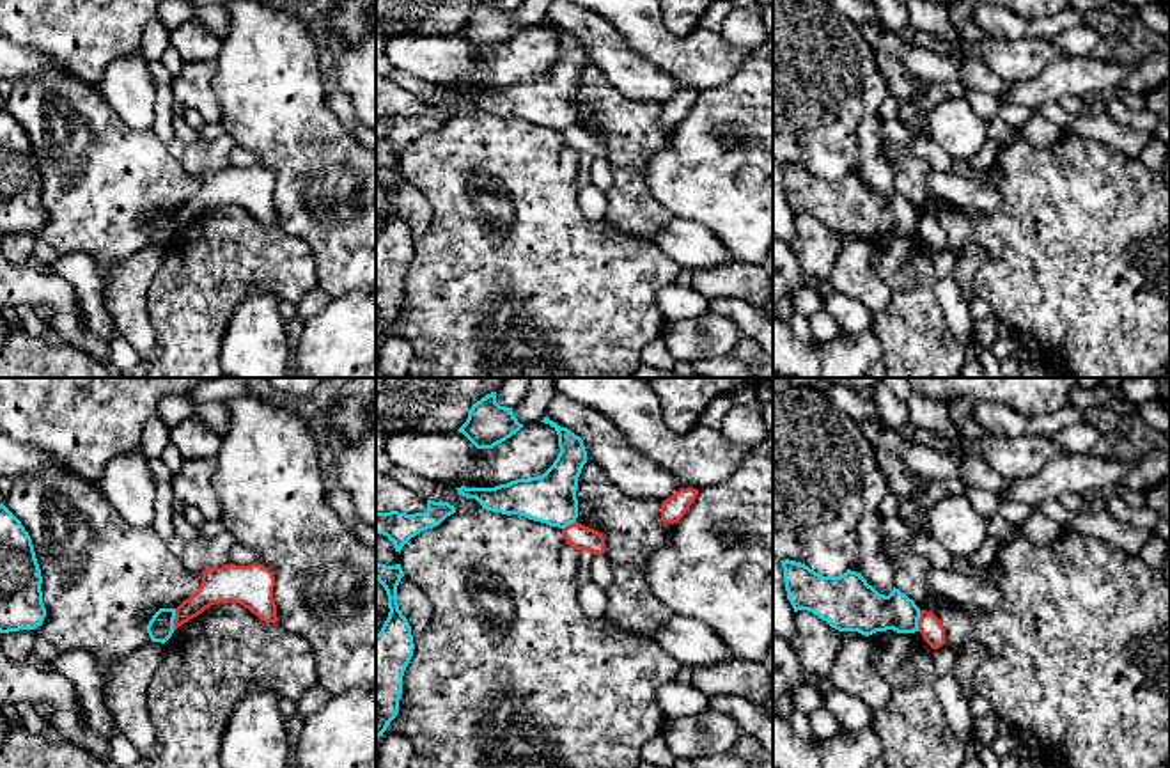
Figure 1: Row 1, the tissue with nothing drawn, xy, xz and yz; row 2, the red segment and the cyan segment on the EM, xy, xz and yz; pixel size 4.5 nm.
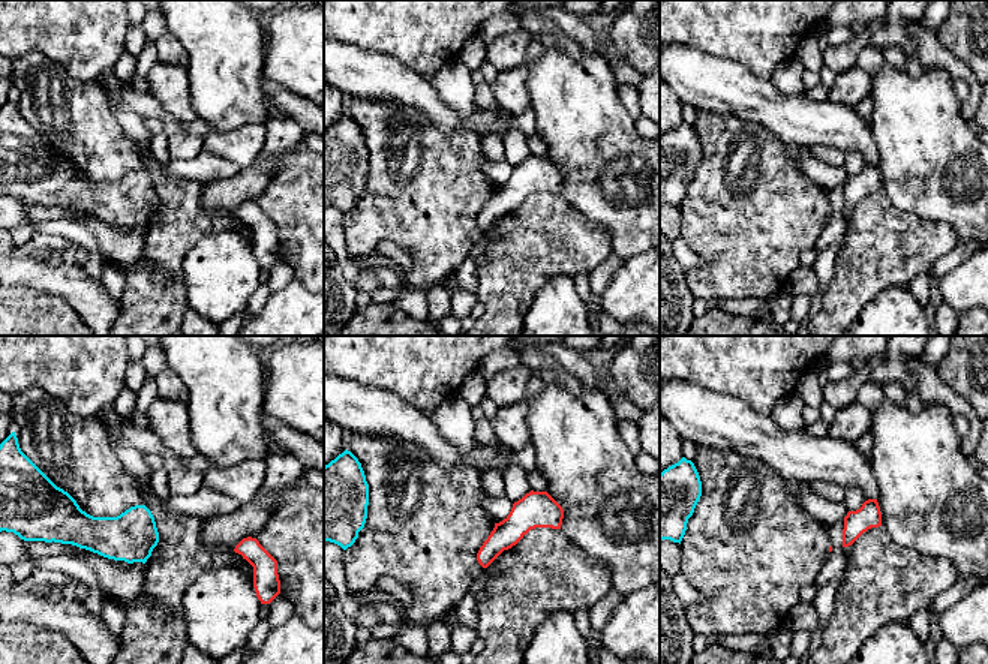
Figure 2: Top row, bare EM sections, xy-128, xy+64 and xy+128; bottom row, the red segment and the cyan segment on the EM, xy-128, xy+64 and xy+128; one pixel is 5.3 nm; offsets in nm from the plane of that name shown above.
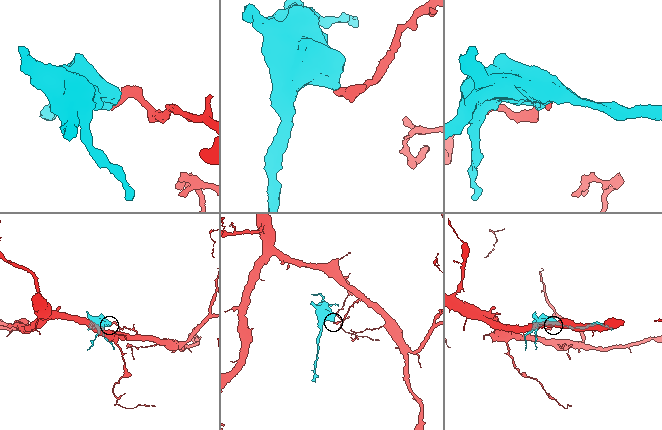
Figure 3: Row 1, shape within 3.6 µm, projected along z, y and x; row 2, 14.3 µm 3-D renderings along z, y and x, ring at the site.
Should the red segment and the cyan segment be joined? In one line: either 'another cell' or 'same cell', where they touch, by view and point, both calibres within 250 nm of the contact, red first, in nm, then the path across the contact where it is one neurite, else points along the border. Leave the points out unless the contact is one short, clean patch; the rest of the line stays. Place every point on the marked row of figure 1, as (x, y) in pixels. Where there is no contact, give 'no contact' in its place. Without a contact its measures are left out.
another cell | xy (174, 619) | 150/120 nm | along xy (176, 609), (172, 630)

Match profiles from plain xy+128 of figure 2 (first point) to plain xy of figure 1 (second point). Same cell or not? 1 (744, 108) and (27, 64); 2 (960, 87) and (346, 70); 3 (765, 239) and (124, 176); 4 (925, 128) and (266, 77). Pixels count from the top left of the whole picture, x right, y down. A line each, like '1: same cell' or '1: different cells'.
1: same cell
2: different cells
3: same cell
4: same cell

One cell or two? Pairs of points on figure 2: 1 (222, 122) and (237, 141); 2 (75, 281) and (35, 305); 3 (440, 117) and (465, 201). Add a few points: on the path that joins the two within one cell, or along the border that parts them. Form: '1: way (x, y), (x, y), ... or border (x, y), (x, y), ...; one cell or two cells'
1: border (264, 123), (246, 123), (228, 132), (215, 132); two cells
2: border (17, 287), (32, 287), (60, 296), (80, 317); two cells
3: border (417, 110), (446, 132), (473, 131), (479, 137); two cells

